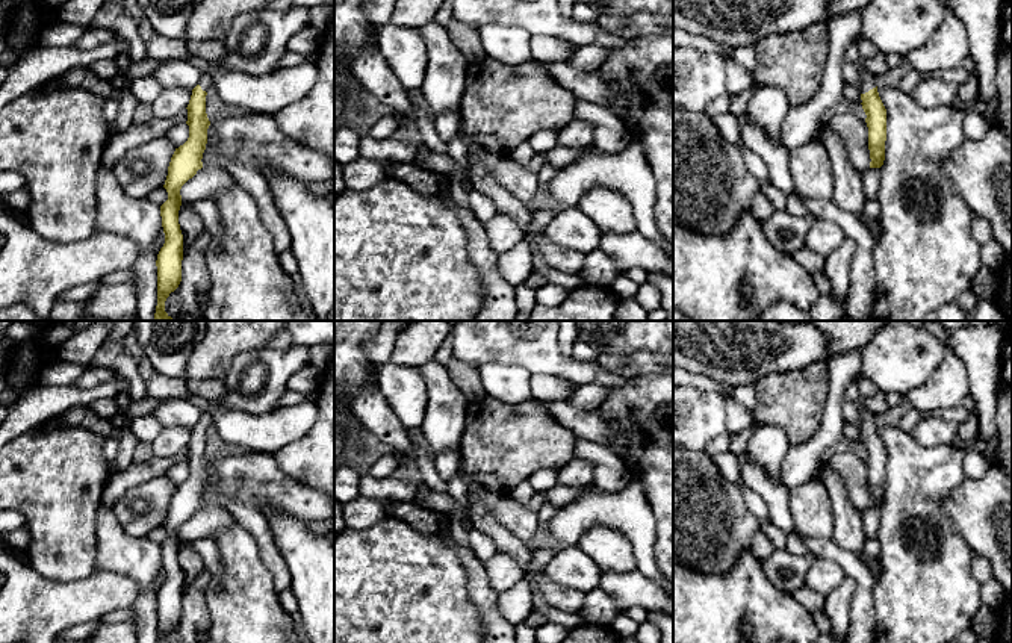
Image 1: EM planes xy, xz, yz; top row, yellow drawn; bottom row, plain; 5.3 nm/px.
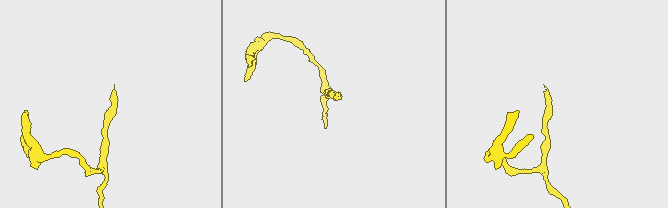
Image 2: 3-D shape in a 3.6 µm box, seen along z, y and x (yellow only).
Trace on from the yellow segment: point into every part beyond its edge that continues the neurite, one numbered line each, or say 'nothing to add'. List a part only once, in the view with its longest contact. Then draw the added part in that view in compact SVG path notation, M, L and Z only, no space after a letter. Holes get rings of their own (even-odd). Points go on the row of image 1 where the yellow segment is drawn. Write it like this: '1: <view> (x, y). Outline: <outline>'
1: yz (867, 80). Outline: M859 62L856 65L859 76L861 76L861 85L859 85L859 92L865 94L870 89L876 88L877 83L874 80L874 77L870 74L870 71L865 68L865 65L862 62Z

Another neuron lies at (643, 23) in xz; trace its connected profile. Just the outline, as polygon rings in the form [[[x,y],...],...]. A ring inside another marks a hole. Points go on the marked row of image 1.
[[[640,12],[629,15],[626,27],[634,33],[640,35],[670,35],[673,36],[673,15],[652,15]]]

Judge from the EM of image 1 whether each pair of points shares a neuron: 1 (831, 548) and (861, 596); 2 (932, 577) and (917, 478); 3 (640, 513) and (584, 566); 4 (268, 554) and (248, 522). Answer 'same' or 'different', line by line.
1: same
2: same
3: different
4: same

